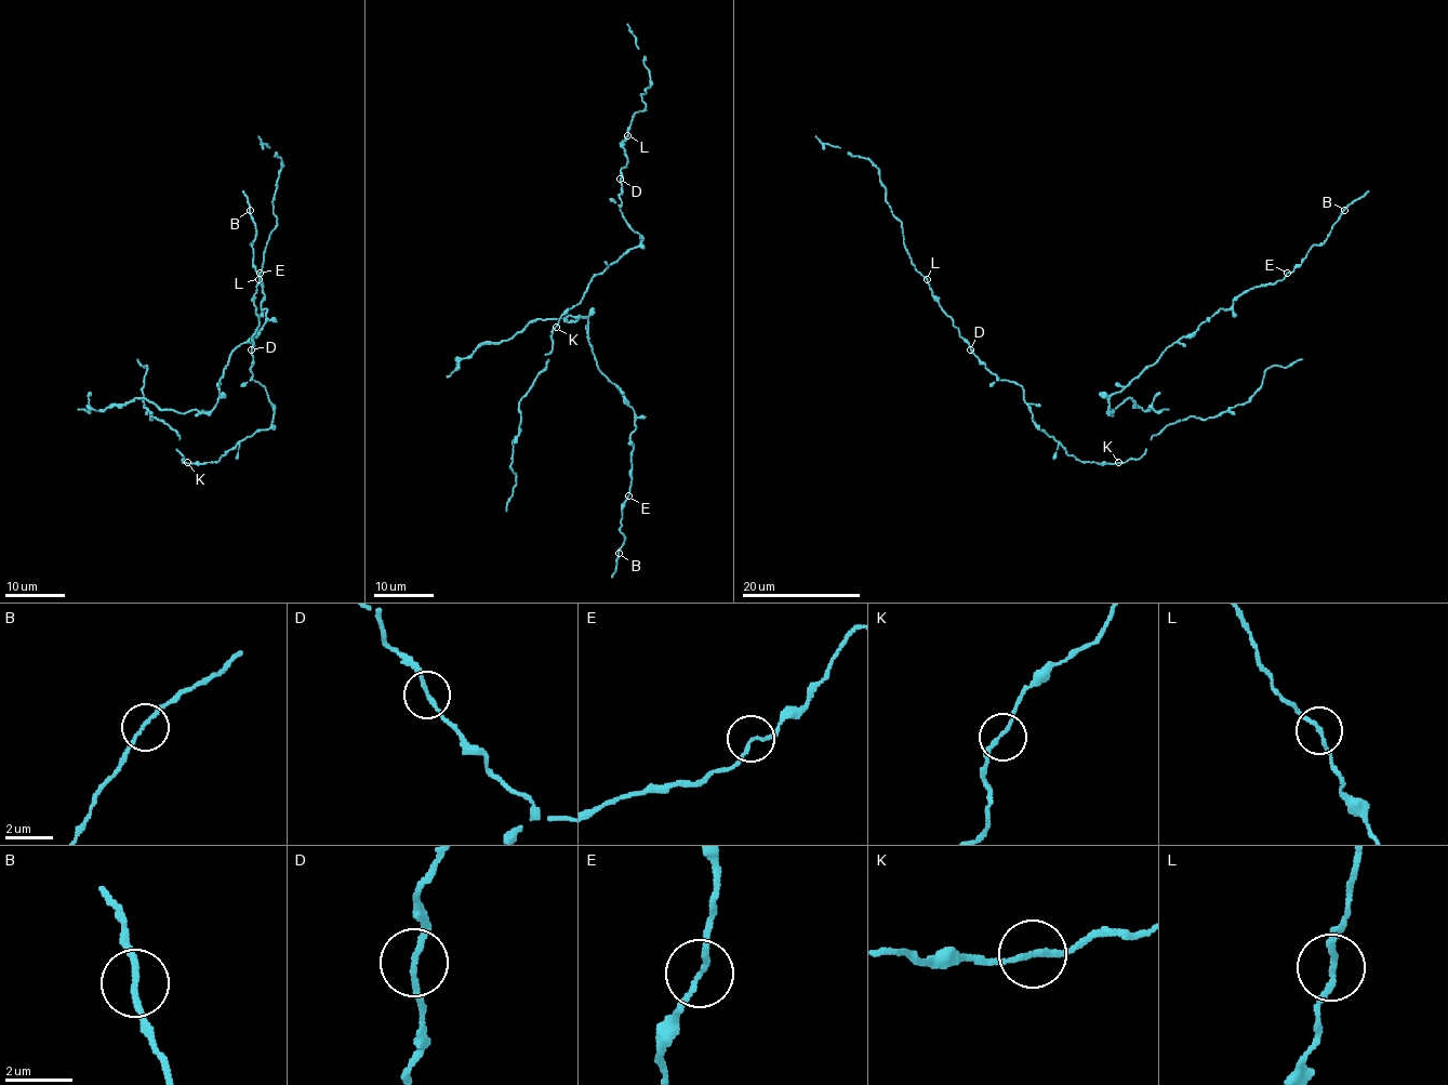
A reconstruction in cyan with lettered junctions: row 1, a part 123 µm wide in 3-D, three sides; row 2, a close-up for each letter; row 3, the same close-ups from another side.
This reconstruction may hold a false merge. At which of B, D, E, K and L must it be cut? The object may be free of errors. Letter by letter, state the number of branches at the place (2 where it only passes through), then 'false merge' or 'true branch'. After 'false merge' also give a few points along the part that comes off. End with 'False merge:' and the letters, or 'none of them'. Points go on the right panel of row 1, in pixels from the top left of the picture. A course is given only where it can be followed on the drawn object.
B: branches 2; true branch
D: branches 2; true branch
E: branches 2; true branch
K: branches 2; true branch
L: branches 2; true branch
False merge: none of them

